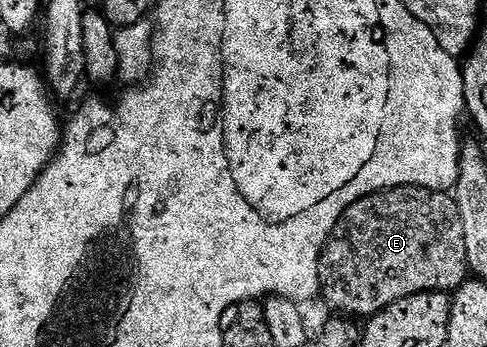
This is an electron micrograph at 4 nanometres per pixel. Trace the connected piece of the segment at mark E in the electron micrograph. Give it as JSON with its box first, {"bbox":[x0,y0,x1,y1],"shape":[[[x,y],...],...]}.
{"bbox":[319,186,469,317],"shape":[[[402,186],[362,197],[340,217],[321,253],[319,294],[335,314],[371,317],[412,295],[453,290],[469,273],[453,194]]]}

